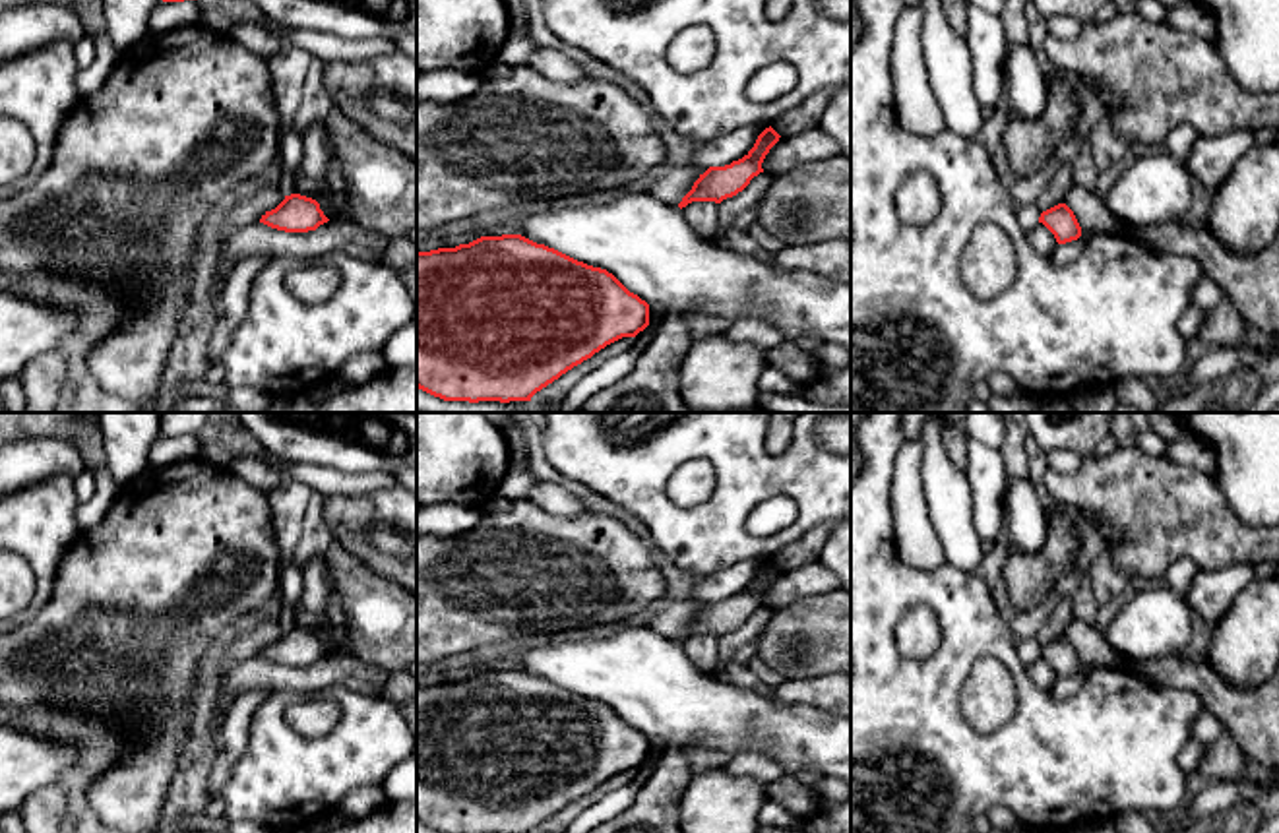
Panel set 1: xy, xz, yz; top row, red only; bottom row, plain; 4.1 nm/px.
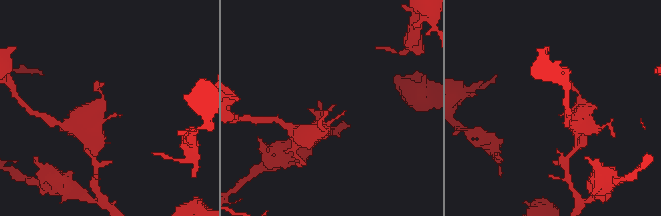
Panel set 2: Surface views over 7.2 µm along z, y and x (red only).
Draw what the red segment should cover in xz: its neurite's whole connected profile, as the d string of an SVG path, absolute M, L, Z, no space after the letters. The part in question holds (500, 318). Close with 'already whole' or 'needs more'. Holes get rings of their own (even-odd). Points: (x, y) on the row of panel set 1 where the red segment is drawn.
M521 234L417 252L417 387L444 401L531 401L607 345L649 325L649 304L612 273Z; already whole

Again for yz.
M1058 203L1043 211L1039 223L1054 234L1058 244L1066 244L1081 236L1081 227L1066 203Z; already whole

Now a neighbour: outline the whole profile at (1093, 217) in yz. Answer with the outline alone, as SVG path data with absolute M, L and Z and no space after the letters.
M1072 184L1064 194L1064 203L1074 211L1081 231L1093 234L1130 232L1093 192Z

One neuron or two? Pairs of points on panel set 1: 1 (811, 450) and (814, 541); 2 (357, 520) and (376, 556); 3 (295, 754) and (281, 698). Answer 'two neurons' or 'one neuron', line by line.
1: two neurons
2: one neuron
3: one neuron

